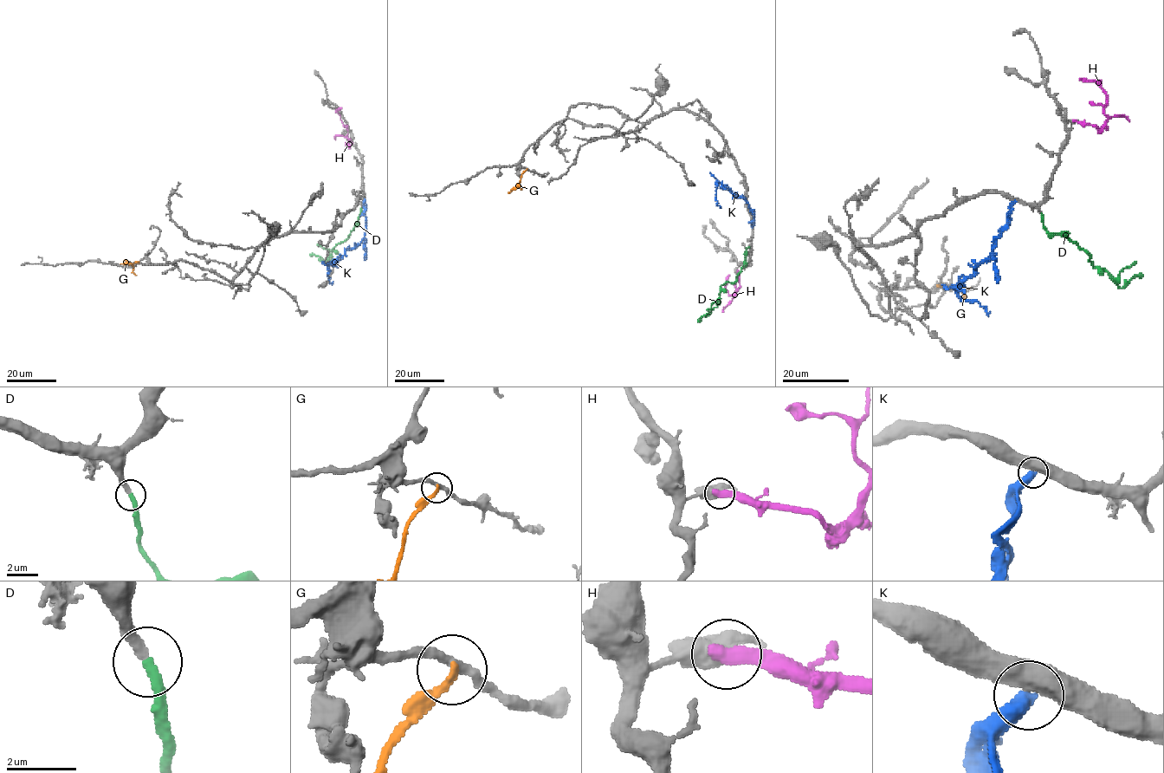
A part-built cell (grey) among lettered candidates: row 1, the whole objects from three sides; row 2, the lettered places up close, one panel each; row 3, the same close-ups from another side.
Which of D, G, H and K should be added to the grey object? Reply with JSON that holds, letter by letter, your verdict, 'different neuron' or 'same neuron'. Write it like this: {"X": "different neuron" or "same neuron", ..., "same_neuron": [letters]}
{"D": "same neuron", "G": "different neuron", "H": "different neuron", "K": "different neuron", "same_neuron": ["D"]}

